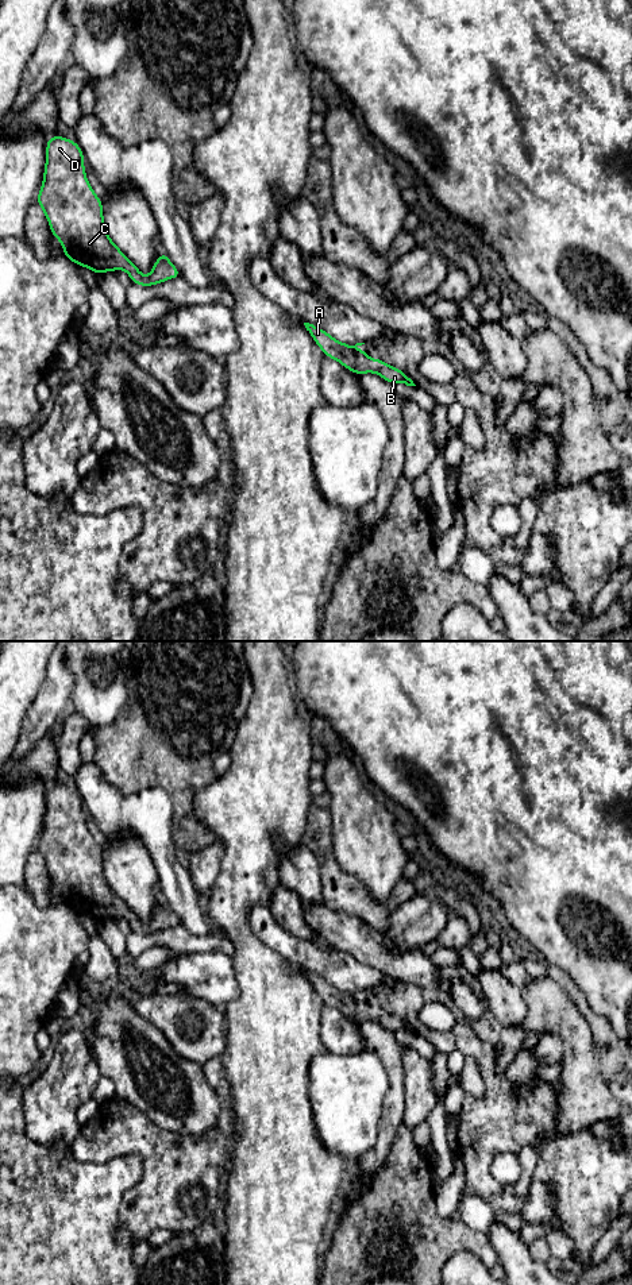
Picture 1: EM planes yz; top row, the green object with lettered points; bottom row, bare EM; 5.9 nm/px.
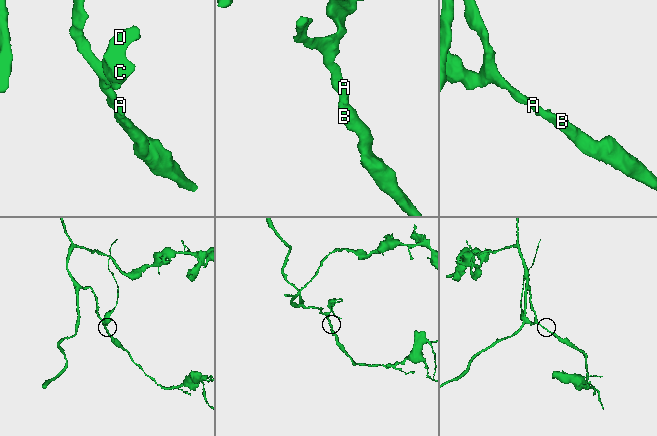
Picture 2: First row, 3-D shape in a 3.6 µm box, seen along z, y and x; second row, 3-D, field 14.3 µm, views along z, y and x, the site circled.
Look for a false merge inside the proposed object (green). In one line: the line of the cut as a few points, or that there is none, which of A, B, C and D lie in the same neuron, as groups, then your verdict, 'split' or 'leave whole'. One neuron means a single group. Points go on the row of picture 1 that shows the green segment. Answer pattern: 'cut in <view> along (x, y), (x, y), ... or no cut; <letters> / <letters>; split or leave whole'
no cut; A B C D; leave whole

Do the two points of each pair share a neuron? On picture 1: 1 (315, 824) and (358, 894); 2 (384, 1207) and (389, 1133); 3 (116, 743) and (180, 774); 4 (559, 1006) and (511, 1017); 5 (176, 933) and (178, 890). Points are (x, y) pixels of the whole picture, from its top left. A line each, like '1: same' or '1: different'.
1: same
2: different
3: same
4: different
5: different

